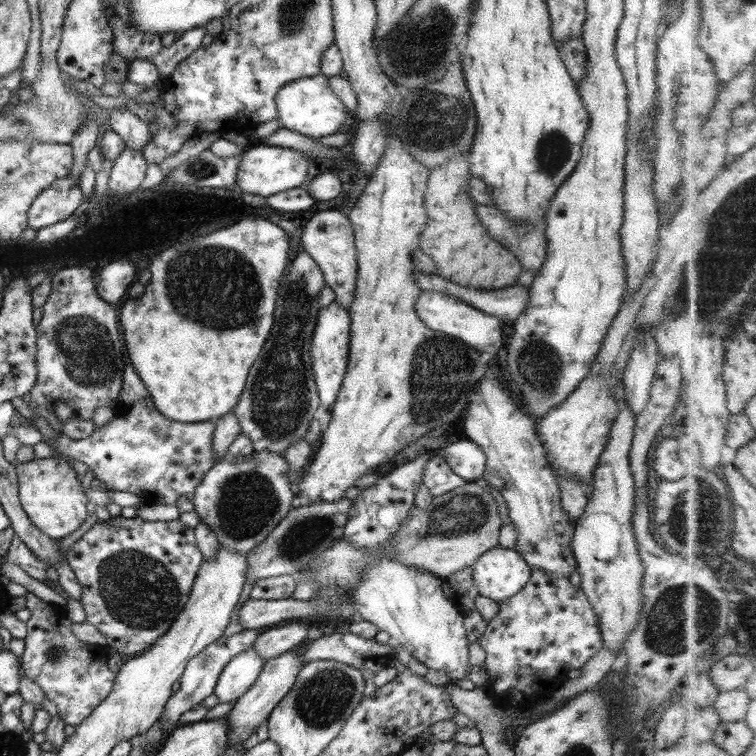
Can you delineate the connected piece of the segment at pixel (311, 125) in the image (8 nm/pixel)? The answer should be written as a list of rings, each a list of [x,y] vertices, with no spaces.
[[[316,74],[283,85],[274,99],[279,126],[315,139],[332,135],[344,128],[352,114],[348,113],[343,104],[334,96],[327,79],[326,76]]]

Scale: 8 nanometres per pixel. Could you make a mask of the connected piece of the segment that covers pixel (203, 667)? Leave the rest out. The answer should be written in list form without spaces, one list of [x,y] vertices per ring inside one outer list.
[[[270,627],[242,629],[242,631],[229,637],[222,635],[219,639],[215,640],[215,642],[205,646],[201,652],[197,652],[195,656],[192,656],[187,661],[187,664],[184,666],[183,674],[181,674],[178,680],[179,688],[167,698],[167,702],[165,702],[165,706],[163,706],[163,712],[159,714],[160,718],[157,720],[157,723],[160,724],[160,728],[162,728],[163,734],[167,735],[178,727],[177,722],[183,711],[187,711],[193,705],[201,703],[206,696],[209,696],[209,694],[213,692],[217,676],[219,676],[219,673],[223,670],[223,666],[225,666],[235,654],[239,654],[239,652],[243,652],[243,650],[247,650],[249,646],[252,646],[255,638],[268,628]]]

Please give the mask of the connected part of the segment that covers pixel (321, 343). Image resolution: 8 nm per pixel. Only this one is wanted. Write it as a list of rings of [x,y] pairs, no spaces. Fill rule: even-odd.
[[[331,302],[329,306],[318,309],[317,320],[313,334],[311,334],[311,371],[319,400],[325,408],[333,406],[337,393],[340,391],[341,381],[347,368],[347,352],[349,350],[349,313],[345,307]]]

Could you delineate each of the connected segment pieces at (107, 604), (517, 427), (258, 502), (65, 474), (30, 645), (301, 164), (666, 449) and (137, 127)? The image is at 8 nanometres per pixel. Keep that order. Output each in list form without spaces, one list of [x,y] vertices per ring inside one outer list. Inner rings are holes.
[[[121,515],[117,517],[110,517],[103,522],[97,521],[89,530],[87,530],[79,540],[76,540],[67,548],[65,552],[67,564],[73,571],[73,575],[77,584],[80,587],[79,604],[83,607],[85,613],[85,623],[94,626],[107,640],[107,645],[113,648],[120,656],[134,656],[140,654],[154,642],[162,634],[167,632],[170,624],[177,618],[177,614],[181,612],[185,602],[187,602],[188,595],[191,591],[191,586],[195,581],[199,564],[201,564],[202,554],[197,550],[196,540],[194,537],[194,530],[186,528],[178,519],[171,520],[171,522],[145,522],[141,518],[123,518]]]
[[[493,376],[481,377],[477,385],[471,387],[467,393],[467,407],[465,407],[460,428],[463,429],[464,439],[477,445],[485,454],[482,478],[503,497],[507,518],[516,532],[513,550],[521,555],[530,569],[537,568],[541,572],[547,572],[553,578],[568,578],[576,569],[570,547],[574,526],[569,516],[561,509],[558,482],[546,463],[545,452],[534,432],[533,420],[509,396],[510,392],[502,388]]]
[[[253,452],[241,458],[227,454],[217,460],[195,488],[194,494],[190,498],[194,507],[192,510],[197,513],[199,522],[213,532],[221,548],[246,554],[251,548],[263,542],[267,534],[277,527],[277,524],[295,505],[296,498],[289,490],[287,472],[288,465],[283,456]]]
[[[51,457],[30,462],[15,462],[18,500],[28,520],[45,536],[61,539],[77,530],[86,520],[87,497],[73,468],[61,458]]]
[[[29,592],[24,597],[25,608],[29,610],[30,617],[25,624],[27,634],[23,638],[23,652],[18,657],[21,670],[27,679],[41,689],[45,698],[55,704],[64,724],[75,728],[111,692],[114,673],[107,668],[89,670],[95,660],[106,660],[105,648],[81,642],[73,634],[72,623],[62,608]]]
[[[252,143],[241,154],[234,187],[238,188],[240,192],[263,196],[263,198],[283,192],[283,190],[297,188],[301,182],[303,184],[307,180],[308,160],[305,155],[288,148]]]
[[[661,434],[656,441],[651,454],[653,464],[651,468],[657,473],[657,478],[666,482],[676,482],[684,478],[683,464],[677,460],[677,444],[671,438],[664,438]]]
[[[113,108],[108,110],[107,128],[115,131],[127,148],[141,151],[149,142],[149,128],[143,120],[132,116],[129,110]]]

